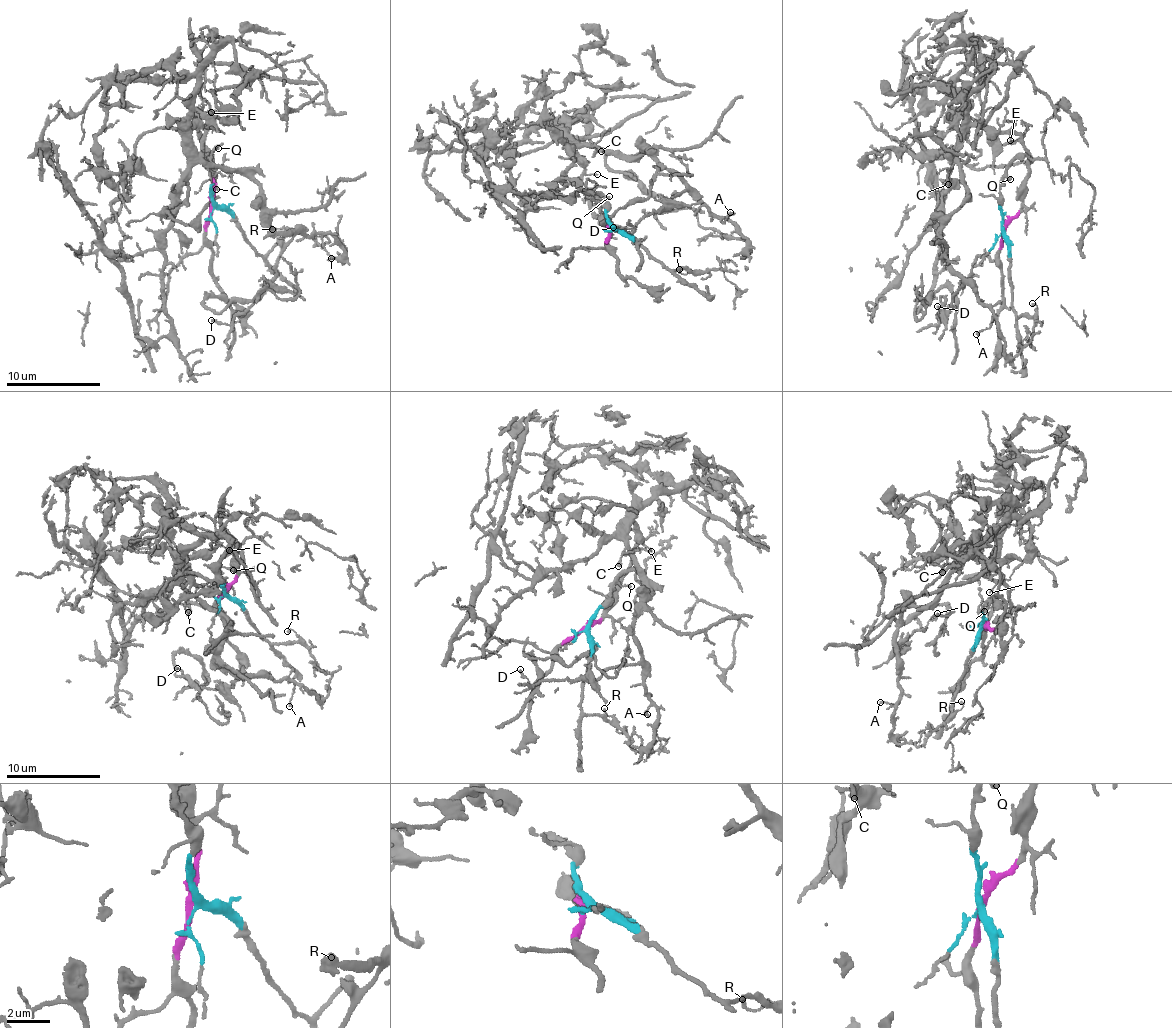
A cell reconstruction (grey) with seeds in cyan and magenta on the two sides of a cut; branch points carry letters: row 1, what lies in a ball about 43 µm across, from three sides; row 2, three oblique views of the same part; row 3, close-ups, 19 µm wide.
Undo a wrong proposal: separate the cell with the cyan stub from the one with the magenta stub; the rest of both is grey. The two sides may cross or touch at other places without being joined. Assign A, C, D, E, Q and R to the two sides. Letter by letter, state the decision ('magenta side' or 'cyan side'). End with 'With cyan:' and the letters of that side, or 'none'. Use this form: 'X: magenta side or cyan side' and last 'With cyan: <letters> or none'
A: magenta side
C: magenta side
D: magenta side
E: magenta side
Q: cyan side
R: cyan side
With cyan: Q, R

